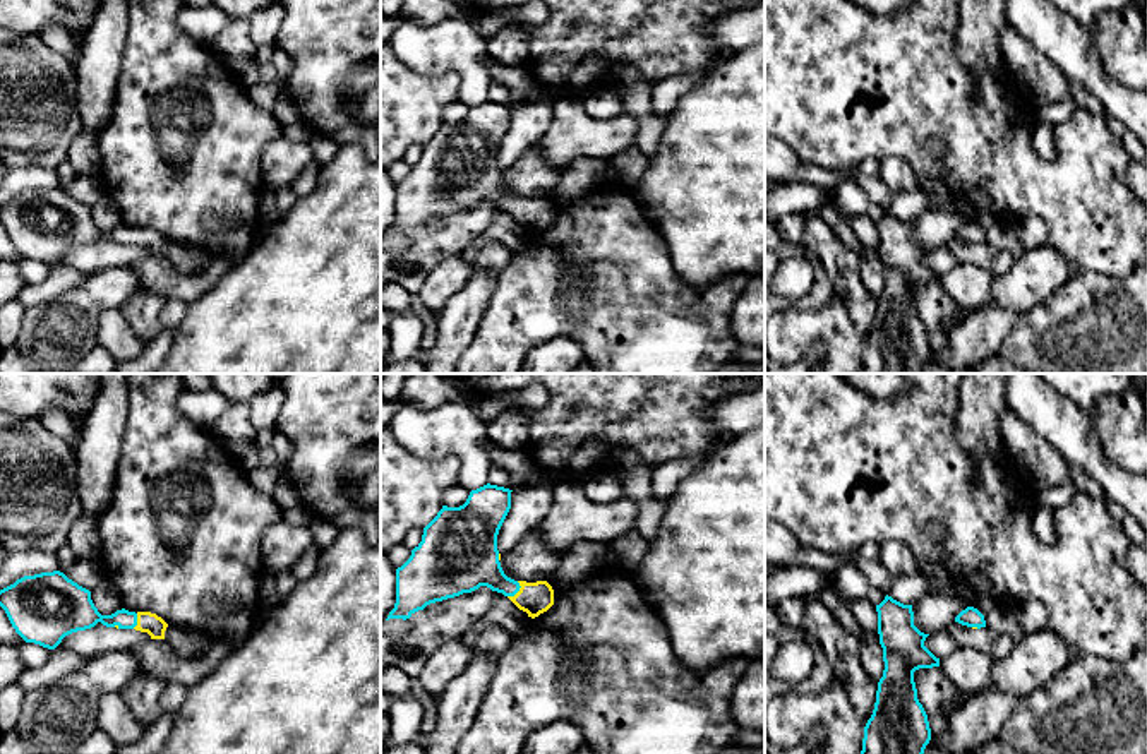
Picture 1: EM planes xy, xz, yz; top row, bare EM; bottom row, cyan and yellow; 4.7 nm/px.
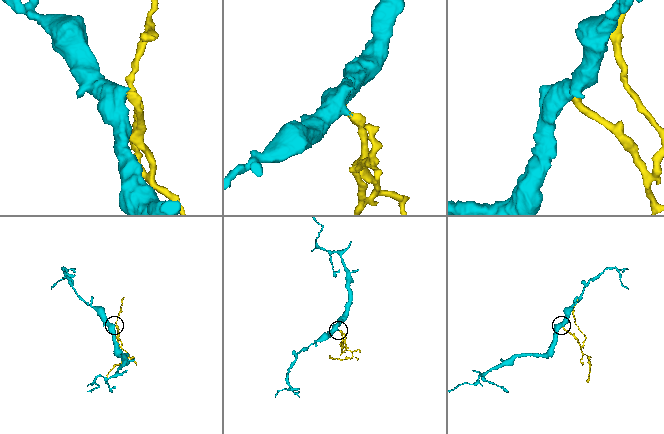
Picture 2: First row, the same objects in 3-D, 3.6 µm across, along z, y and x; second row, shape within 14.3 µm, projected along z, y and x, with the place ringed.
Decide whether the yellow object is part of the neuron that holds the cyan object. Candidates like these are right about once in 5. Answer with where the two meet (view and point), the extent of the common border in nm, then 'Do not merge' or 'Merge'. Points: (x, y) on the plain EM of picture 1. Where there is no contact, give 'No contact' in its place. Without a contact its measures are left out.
Touches cyan at xz (516, 208). Shared border 90 nm. Merge

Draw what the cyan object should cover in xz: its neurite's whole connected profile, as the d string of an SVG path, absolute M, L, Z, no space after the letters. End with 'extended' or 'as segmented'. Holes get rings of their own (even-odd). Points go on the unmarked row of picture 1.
M487 99L459 123L442 122L410 175L396 185L396 219L386 236L406 236L430 219L480 202L502 209L531 235L554 221L547 197L514 197L501 183L497 151L511 125L511 108Z; extended

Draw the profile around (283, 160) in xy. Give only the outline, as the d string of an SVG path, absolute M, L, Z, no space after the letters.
M279 137L262 149L262 183L273 190L290 187L312 159L309 142Z

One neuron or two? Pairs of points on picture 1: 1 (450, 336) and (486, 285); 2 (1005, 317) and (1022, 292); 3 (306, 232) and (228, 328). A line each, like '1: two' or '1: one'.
1: one
2: two
3: one

